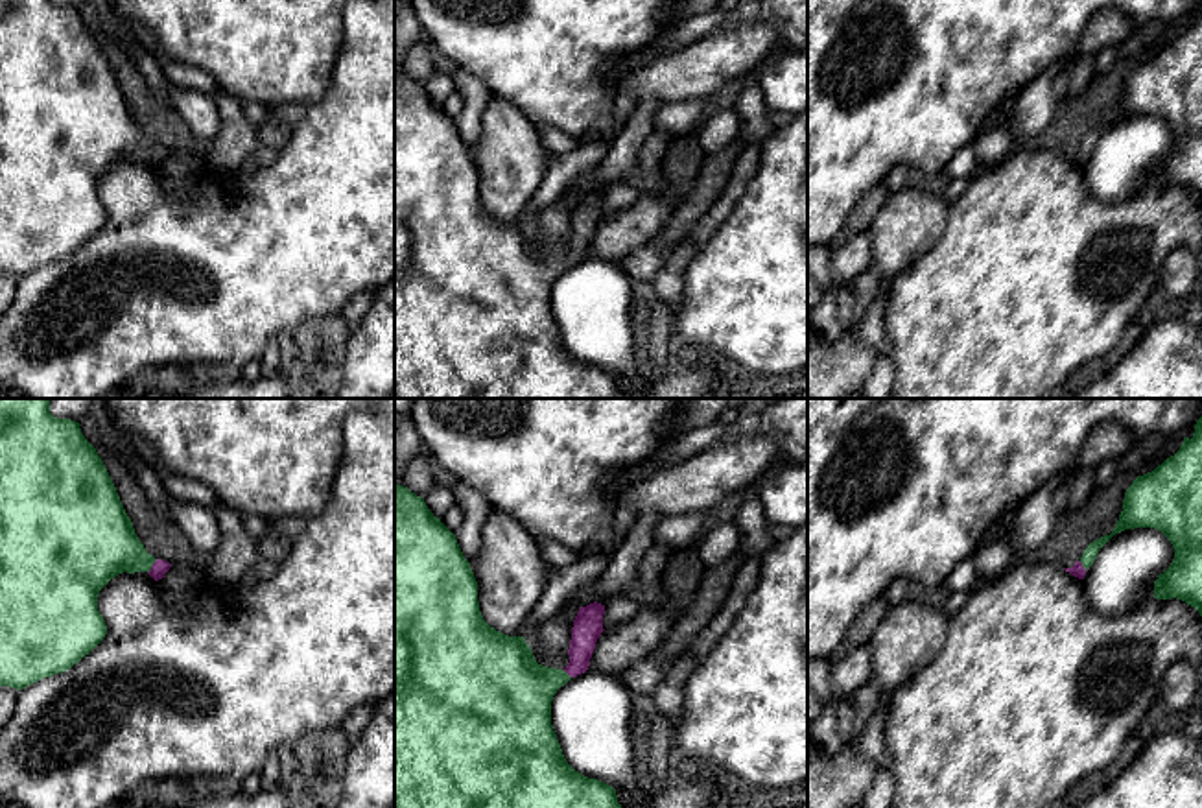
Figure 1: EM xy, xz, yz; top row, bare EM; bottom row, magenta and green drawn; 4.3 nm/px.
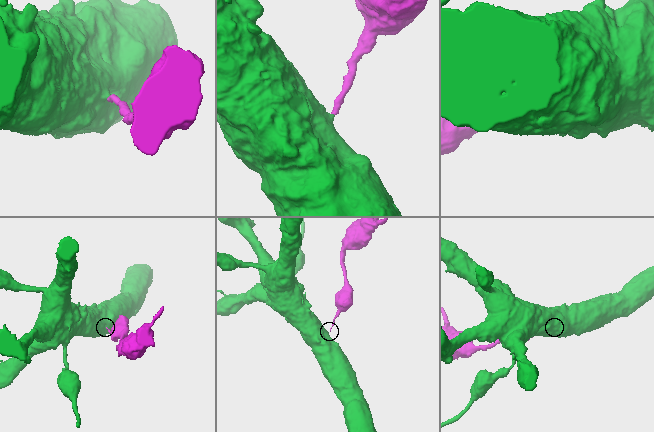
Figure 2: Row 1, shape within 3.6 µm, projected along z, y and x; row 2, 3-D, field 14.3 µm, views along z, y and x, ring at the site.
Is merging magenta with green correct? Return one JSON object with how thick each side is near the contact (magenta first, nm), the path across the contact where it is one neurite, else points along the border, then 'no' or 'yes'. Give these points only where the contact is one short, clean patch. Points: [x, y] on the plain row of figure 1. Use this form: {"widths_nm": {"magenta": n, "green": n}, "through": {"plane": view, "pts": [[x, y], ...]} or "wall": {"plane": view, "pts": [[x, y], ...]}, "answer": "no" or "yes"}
{"widths_nm": {"magenta": 70, "green": 320}, "through": {"plane": "xy", "pts": [[159, 155], [152, 154], [100, 130]]}, "answer": "yes"}

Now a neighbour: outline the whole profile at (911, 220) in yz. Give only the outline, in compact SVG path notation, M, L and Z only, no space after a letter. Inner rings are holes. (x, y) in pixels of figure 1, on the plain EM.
M916 183L889 196L868 229L874 269L887 288L944 234L948 212L942 196L931 196Z

